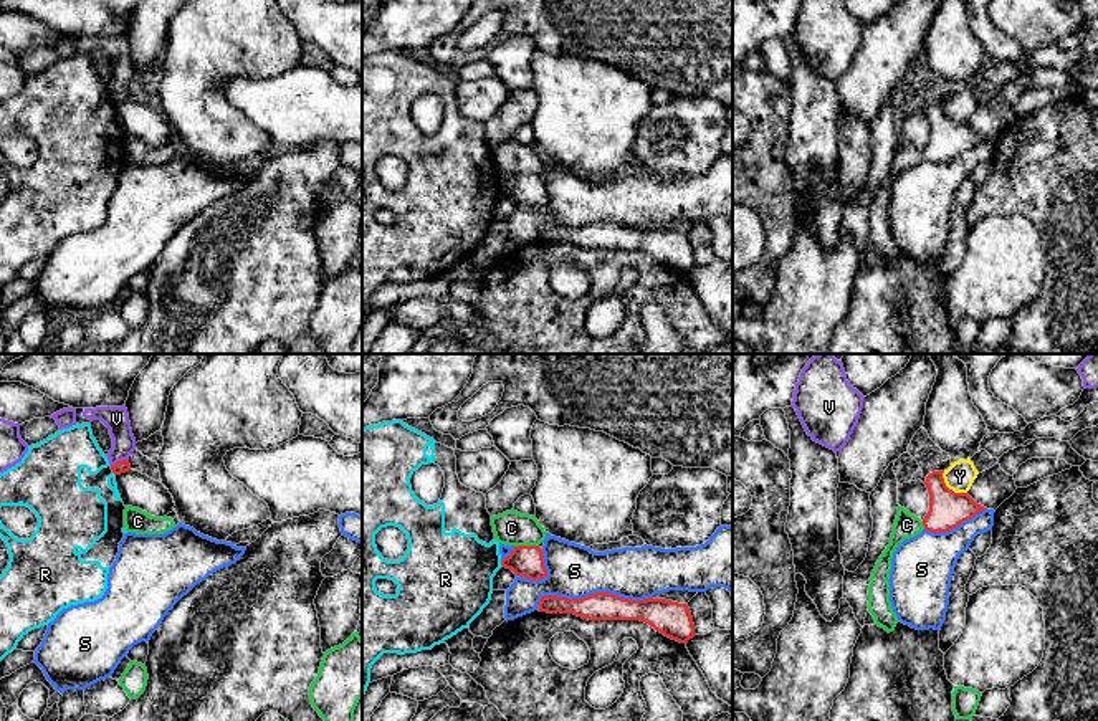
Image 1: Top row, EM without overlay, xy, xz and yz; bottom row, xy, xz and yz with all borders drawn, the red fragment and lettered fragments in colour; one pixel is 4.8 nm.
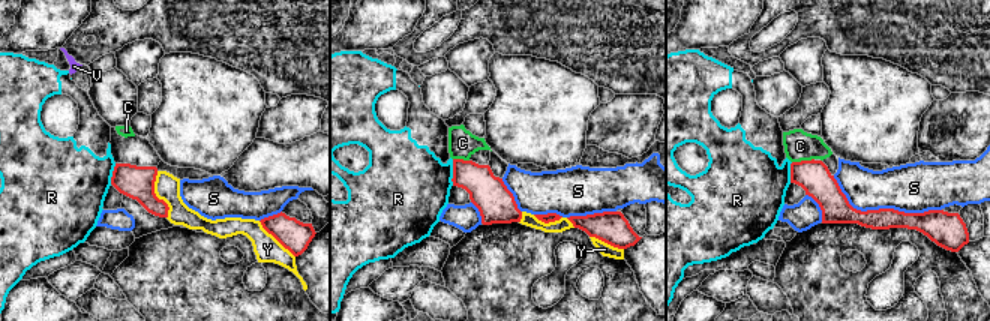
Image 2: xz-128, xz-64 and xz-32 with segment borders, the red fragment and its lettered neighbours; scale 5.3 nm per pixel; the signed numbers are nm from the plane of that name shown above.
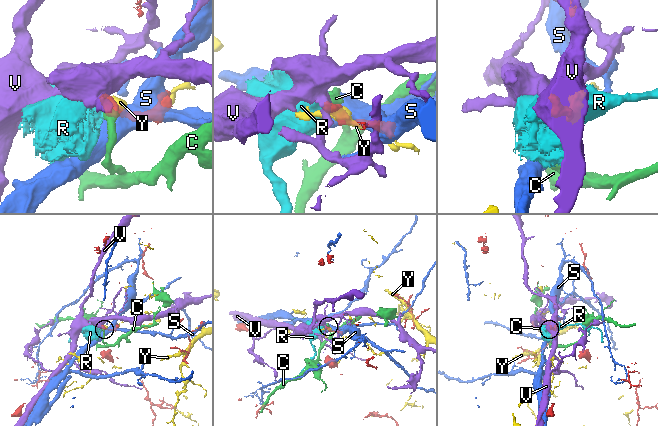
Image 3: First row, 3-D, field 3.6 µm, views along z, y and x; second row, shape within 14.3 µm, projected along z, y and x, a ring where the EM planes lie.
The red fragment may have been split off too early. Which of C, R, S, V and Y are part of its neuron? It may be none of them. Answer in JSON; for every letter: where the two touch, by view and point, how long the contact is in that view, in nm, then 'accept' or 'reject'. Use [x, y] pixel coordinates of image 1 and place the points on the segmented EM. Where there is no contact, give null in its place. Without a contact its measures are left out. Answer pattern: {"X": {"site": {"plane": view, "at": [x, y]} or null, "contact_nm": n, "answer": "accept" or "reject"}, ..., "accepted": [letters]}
{"C": {"site": {"plane": "xz", "at": [528, 546]}, "contact_nm": 110, "answer": "reject"}, "R": {"site": {"plane": "xz", "at": [501, 564]}, "contact_nm": 40, "answer": "reject"}, "S": {"site": {"plane": "xz", "at": [594, 594]}, "contact_nm": 550, "answer": "reject"}, "V": {"site": {"plane": "xy", "at": [119, 462]}, "contact_nm": 90, "answer": "reject"}, "Y": {"site": {"plane": "yz", "at": [951, 490]}, "contact_nm": 160, "answer": "reject"}, "accepted": []}

